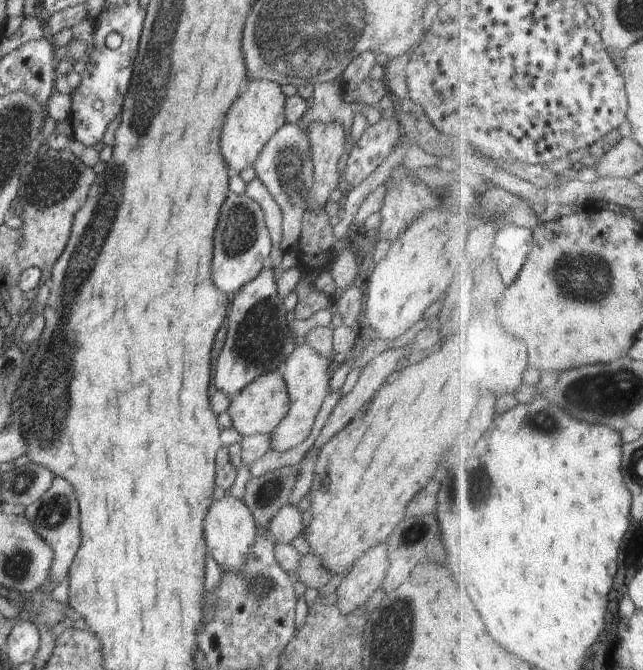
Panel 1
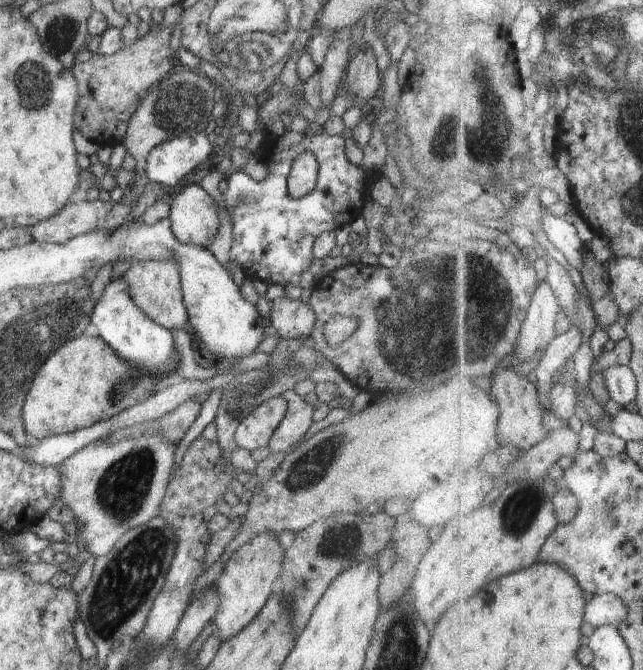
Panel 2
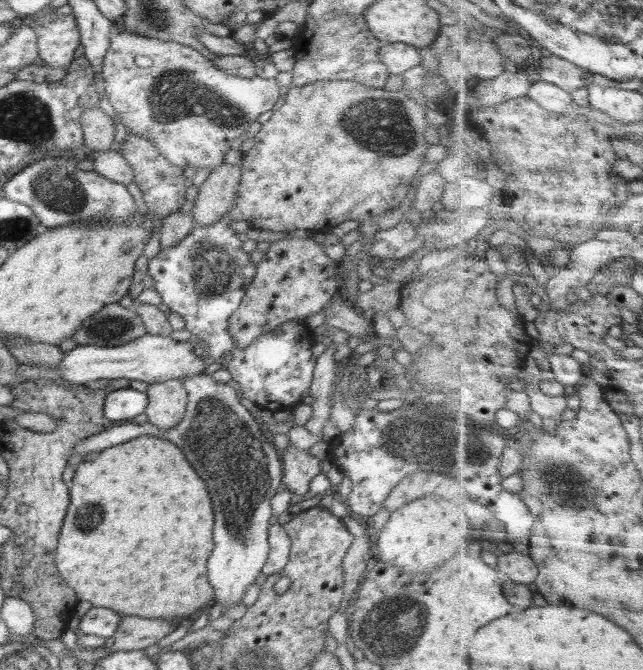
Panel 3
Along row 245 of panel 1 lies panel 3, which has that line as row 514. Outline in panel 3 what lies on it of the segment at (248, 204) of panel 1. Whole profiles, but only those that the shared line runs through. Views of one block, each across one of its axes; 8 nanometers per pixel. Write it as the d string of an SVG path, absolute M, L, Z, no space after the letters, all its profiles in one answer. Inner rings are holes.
M206 372L192 377L184 377L182 384L187 390L188 404L186 404L187 414L183 417L180 424L170 431L160 430L154 424L144 423L126 423L106 429L106 432L100 432L96 436L88 436L82 440L78 446L74 446L72 455L93 454L113 447L118 444L128 442L130 439L142 436L152 435L161 439L169 440L182 450L186 460L192 464L192 468L198 472L198 476L206 482L206 488L212 498L212 508L214 508L214 552L208 558L208 580L210 586L214 588L215 599L213 604L222 606L222 615L227 616L227 610L231 606L236 606L243 602L246 590L256 582L256 576L262 573L262 568L266 564L270 552L268 542L268 530L270 528L270 517L273 514L270 506L270 500L281 486L283 478L283 464L281 455L273 443L268 441L264 432L260 429L251 412L246 410L239 399L240 395L228 383L218 382Z

